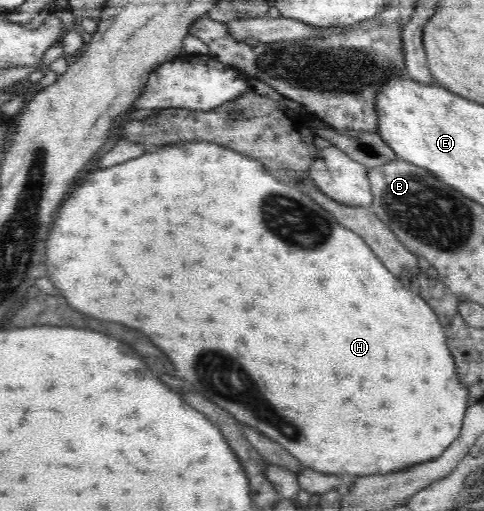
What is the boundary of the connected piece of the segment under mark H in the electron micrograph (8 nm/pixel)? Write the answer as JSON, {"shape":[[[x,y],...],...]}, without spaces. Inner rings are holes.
{"shape":[[[214,141],[162,146],[154,153],[80,175],[70,197],[57,210],[47,237],[45,255],[46,276],[74,309],[98,319],[124,323],[150,335],[170,357],[174,367],[178,367],[180,375],[196,387],[196,391],[232,413],[238,423],[242,421],[280,443],[303,467],[325,474],[355,477],[372,473],[390,474],[394,470],[436,459],[460,435],[468,409],[468,389],[457,379],[457,366],[445,331],[431,305],[401,284],[360,235],[340,225],[332,213],[300,191],[297,183],[280,180],[263,163],[236,151],[222,149],[220,145],[214,145]],[[154,175],[160,175],[158,181],[162,185],[152,185]],[[160,301],[170,301],[168,305],[172,307],[152,307],[160,305]]]}

